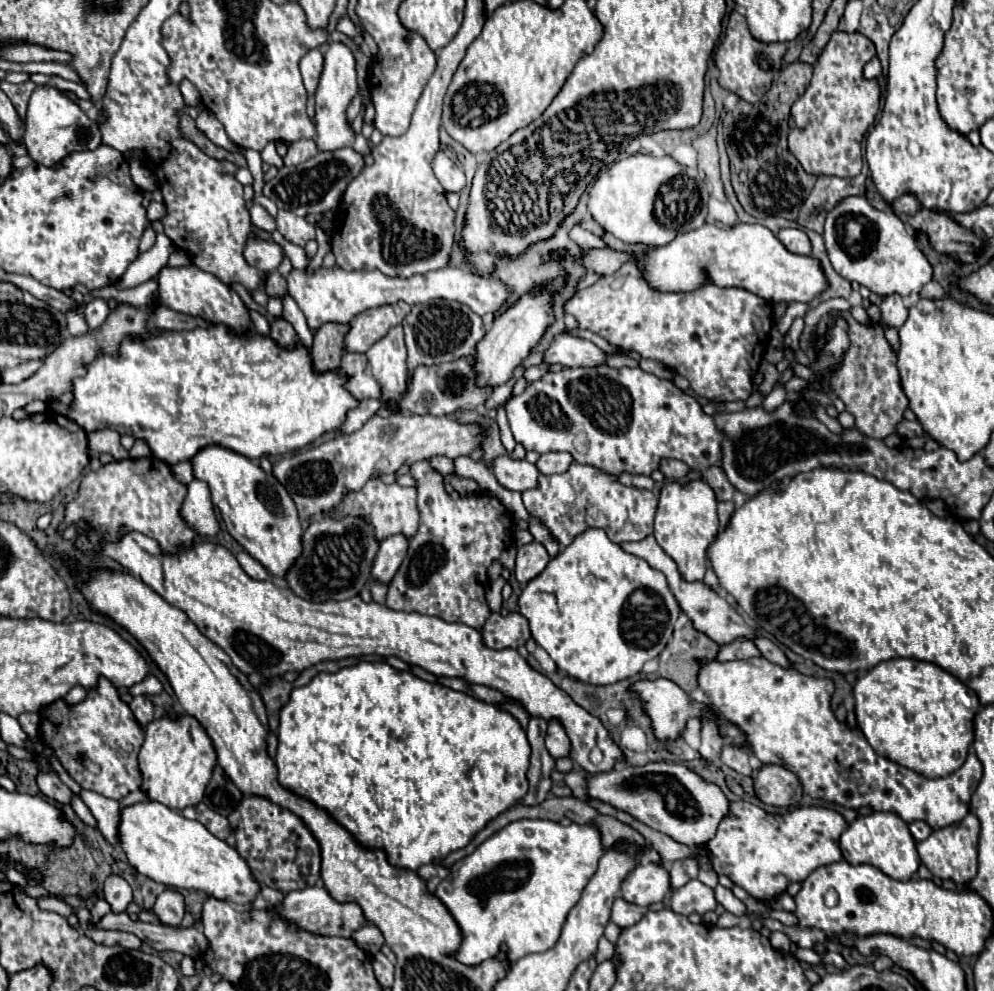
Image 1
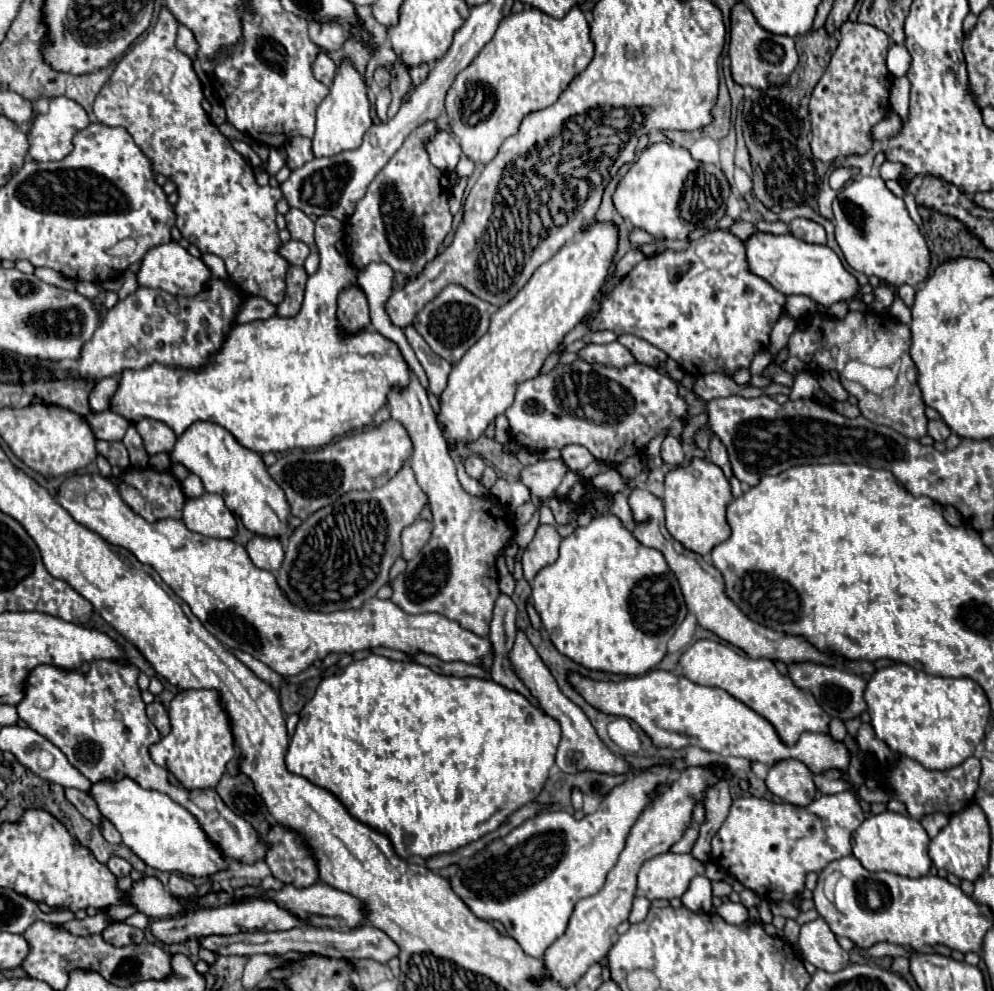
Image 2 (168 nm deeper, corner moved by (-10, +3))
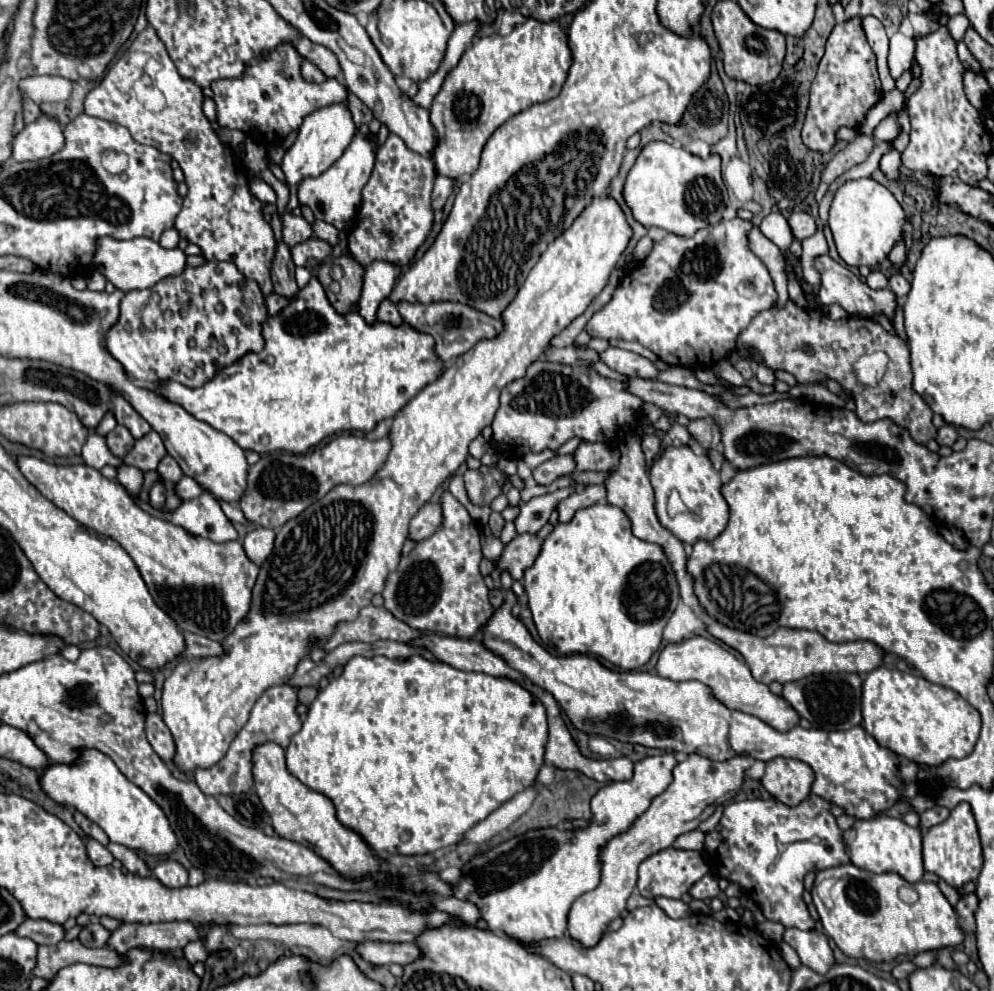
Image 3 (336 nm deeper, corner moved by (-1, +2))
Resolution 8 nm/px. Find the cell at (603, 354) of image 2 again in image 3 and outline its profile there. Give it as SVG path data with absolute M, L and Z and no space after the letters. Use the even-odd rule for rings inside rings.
M609 347L605 353L601 353L601 361L617 371L623 373L627 377L641 377L641 379L655 379L657 377L657 367L655 363L651 363L649 359L633 353L633 351L625 351L619 347Z

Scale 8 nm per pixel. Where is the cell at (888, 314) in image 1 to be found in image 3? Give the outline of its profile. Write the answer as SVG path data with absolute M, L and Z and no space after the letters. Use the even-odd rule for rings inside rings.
M900 273L891 275L888 282L889 289L891 289L891 291L899 297L899 299L901 299L901 297L905 297L905 295L907 295L910 291L911 285L909 281L907 281L907 279L905 279L905 277L903 277Z

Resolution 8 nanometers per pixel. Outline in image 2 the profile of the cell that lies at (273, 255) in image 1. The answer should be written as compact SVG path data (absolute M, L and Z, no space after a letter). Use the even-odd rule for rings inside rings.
M290 240L286 244L280 244L278 248L280 256L284 256L284 260L288 260L288 264L294 264L294 266L302 266L310 248L304 244L304 242L298 242L298 240Z

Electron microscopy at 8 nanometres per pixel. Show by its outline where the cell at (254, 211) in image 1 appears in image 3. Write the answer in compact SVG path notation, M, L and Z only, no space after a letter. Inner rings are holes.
M343 103L317 109L315 113L305 117L303 125L299 127L295 143L287 149L287 153L285 153L283 161L281 161L281 169L283 169L285 177L287 177L287 185L289 185L289 191L291 191L289 205L287 205L289 213L299 207L299 201L297 201L299 181L303 181L303 177L317 177L319 173L329 169L343 155L343 151L351 143L355 131L357 129L355 129L355 123L351 119L351 111Z

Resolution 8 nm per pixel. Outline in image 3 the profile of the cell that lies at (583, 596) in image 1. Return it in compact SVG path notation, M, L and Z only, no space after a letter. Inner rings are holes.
M595 503L579 509L569 523L557 523L545 537L541 553L525 571L529 609L543 643L553 643L563 655L583 653L603 657L621 669L639 669L661 645L661 633L679 601L679 585L669 559L655 543L637 539L623 509Z

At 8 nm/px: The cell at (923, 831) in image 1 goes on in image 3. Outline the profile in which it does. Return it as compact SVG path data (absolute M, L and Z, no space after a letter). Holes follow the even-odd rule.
M935 805L935 807L927 809L927 811L923 811L921 813L921 831L925 833L929 827L945 821L947 817L949 817L949 809L947 807L941 807L941 805Z

